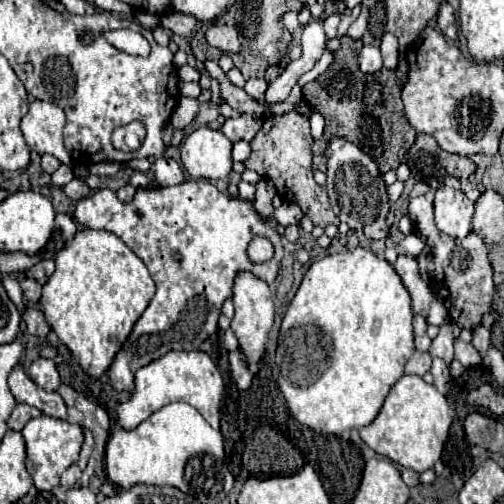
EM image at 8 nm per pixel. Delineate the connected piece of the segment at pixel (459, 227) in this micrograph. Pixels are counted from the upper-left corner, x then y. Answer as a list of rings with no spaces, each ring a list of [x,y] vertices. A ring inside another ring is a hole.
[[[448,185],[436,191],[434,217],[436,227],[442,233],[454,239],[464,239],[472,231],[472,215],[474,215],[474,203],[462,191]]]

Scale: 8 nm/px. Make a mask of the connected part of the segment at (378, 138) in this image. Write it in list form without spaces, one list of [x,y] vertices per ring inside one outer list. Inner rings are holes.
[[[342,37],[340,43],[342,45],[334,53],[332,65],[316,81],[302,87],[304,101],[310,105],[310,109],[324,115],[326,119],[324,137],[312,145],[314,169],[326,171],[326,147],[330,145],[330,139],[342,137],[342,139],[350,139],[350,143],[354,143],[356,147],[362,147],[362,151],[366,151],[378,163],[380,175],[384,175],[390,169],[398,169],[398,165],[404,161],[406,151],[416,141],[416,131],[408,121],[400,121],[404,119],[400,91],[388,95],[386,107],[364,105],[362,91],[366,85],[366,75],[358,69],[358,49],[362,47],[362,43],[352,41],[350,37]],[[394,115],[398,121],[394,121]]]

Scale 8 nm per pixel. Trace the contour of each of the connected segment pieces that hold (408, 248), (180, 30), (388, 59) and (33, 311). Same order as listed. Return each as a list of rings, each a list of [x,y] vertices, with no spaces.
[[[410,233],[408,237],[404,237],[404,239],[396,245],[398,255],[410,255],[410,257],[418,257],[418,255],[422,253],[422,249],[424,249],[424,243],[422,243],[422,239],[420,239],[418,235],[414,235],[414,233]]]
[[[172,11],[172,13],[166,13],[162,17],[162,27],[164,29],[170,29],[176,35],[188,37],[194,31],[194,27],[196,27],[196,19],[192,15],[186,15],[186,13]]]
[[[384,33],[382,41],[380,41],[380,51],[382,51],[384,67],[394,69],[398,63],[398,39],[392,33]]]
[[[26,307],[26,309],[22,311],[22,319],[24,319],[26,327],[28,327],[28,333],[32,333],[32,335],[46,337],[46,333],[50,331],[50,327],[48,327],[42,311],[38,311],[36,307]]]

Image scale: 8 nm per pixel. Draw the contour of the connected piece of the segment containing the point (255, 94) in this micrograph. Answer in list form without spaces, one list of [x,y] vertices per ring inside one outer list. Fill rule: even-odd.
[[[248,79],[244,85],[244,91],[252,97],[252,99],[262,99],[264,91],[266,91],[266,81],[264,79]]]

